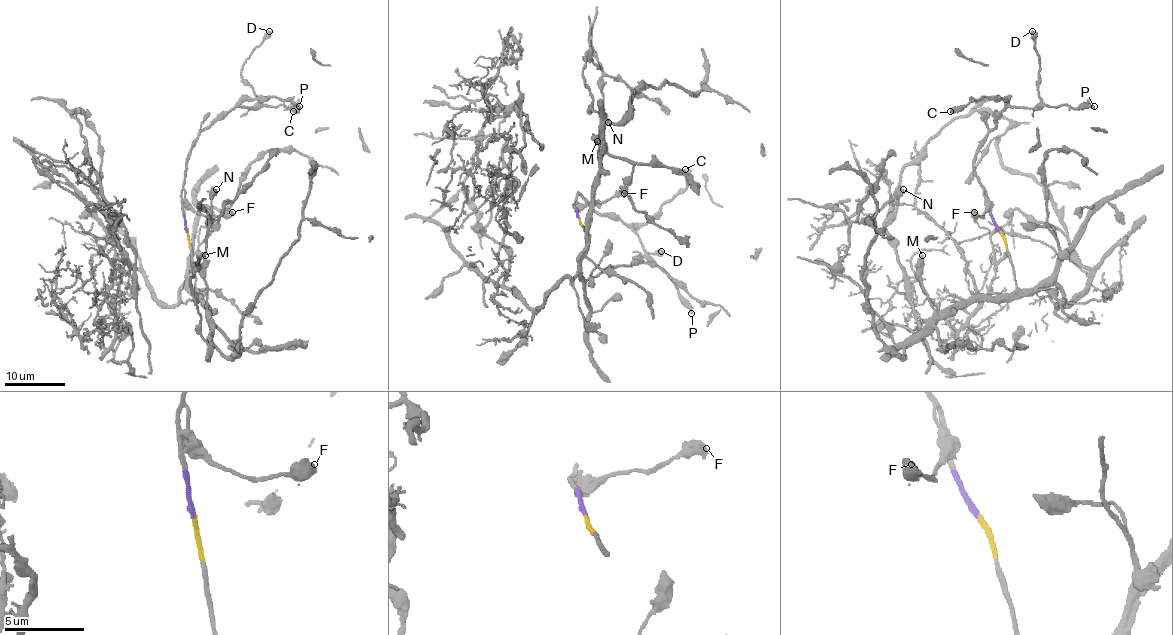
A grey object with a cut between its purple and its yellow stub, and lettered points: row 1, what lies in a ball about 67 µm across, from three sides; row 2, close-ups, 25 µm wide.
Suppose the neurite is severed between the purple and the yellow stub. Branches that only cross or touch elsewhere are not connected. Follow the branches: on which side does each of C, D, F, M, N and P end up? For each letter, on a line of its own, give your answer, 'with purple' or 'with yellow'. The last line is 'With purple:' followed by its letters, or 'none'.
C: with purple
D: with purple
F: with purple
M: with yellow
N: with yellow
P: with purple
With purple: C, D, F, P

